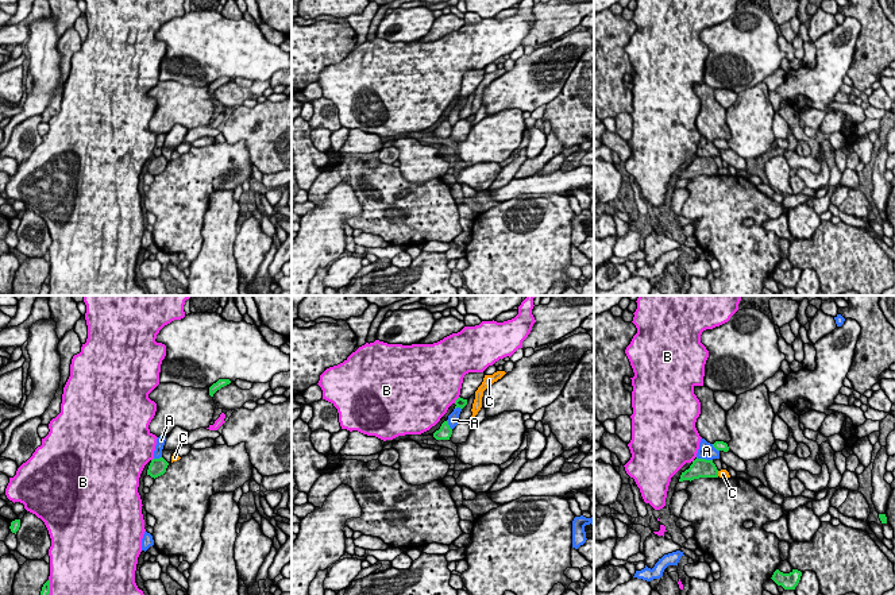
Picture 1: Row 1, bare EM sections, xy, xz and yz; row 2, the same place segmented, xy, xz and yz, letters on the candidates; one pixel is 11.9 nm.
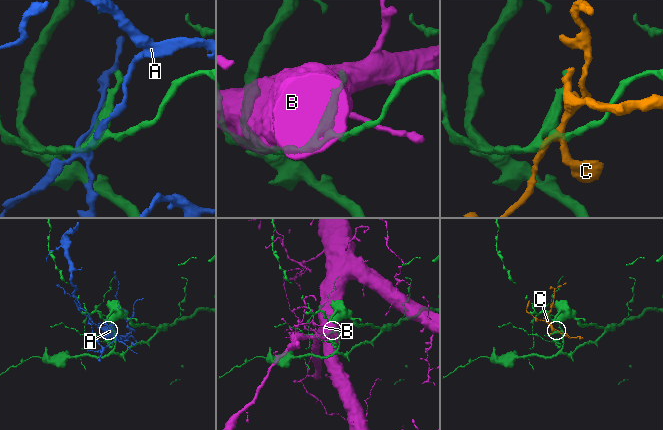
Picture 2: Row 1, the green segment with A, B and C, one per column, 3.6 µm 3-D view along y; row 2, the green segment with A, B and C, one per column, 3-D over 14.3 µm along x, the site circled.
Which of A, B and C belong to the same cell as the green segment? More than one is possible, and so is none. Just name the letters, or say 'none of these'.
none of these

